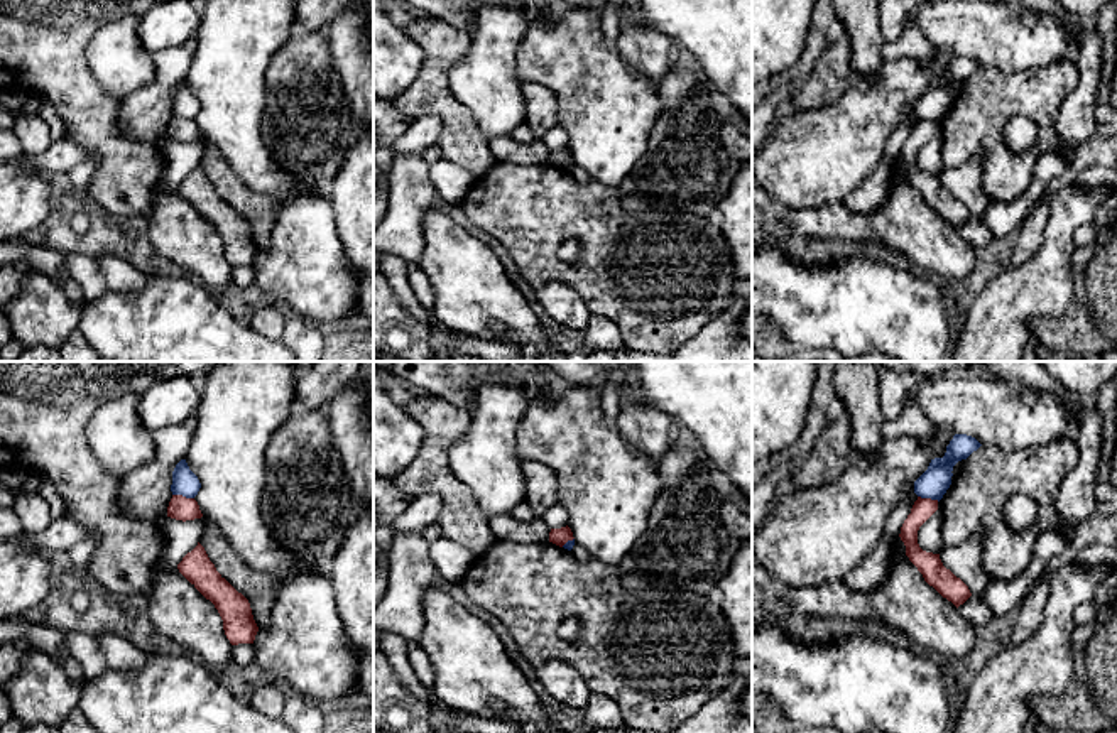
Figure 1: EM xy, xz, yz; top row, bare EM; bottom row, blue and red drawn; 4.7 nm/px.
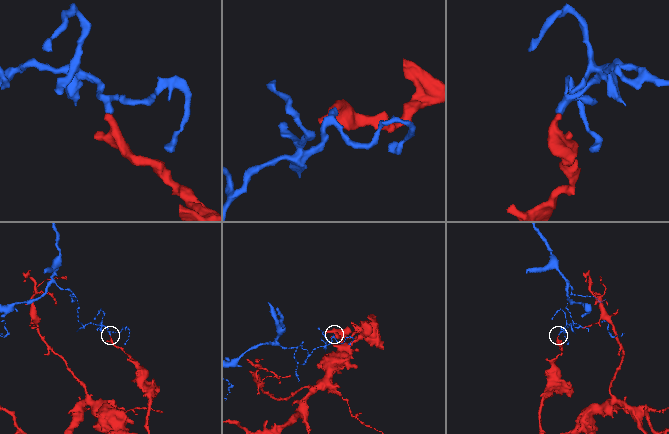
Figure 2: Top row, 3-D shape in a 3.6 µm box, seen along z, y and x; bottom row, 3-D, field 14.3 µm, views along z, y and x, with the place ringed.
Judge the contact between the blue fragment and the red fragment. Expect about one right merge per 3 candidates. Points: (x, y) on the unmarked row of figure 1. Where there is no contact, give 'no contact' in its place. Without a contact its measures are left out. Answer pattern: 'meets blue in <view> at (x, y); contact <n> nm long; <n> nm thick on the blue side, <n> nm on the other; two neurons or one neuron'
meets blue in xy at (183, 117); contact 110 nm long; 120 nm thick on the blue side, 110 nm on the other; two neurons

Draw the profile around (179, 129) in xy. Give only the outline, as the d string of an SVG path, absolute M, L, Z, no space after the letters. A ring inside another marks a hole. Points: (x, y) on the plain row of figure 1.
M172 117L169 128L167 128L167 138L186 144L186 142L201 140L203 135L194 120Z

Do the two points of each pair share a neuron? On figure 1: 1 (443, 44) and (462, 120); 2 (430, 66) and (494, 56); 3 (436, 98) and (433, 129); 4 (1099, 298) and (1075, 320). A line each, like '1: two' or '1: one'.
1: one
2: two
3: two
4: one

